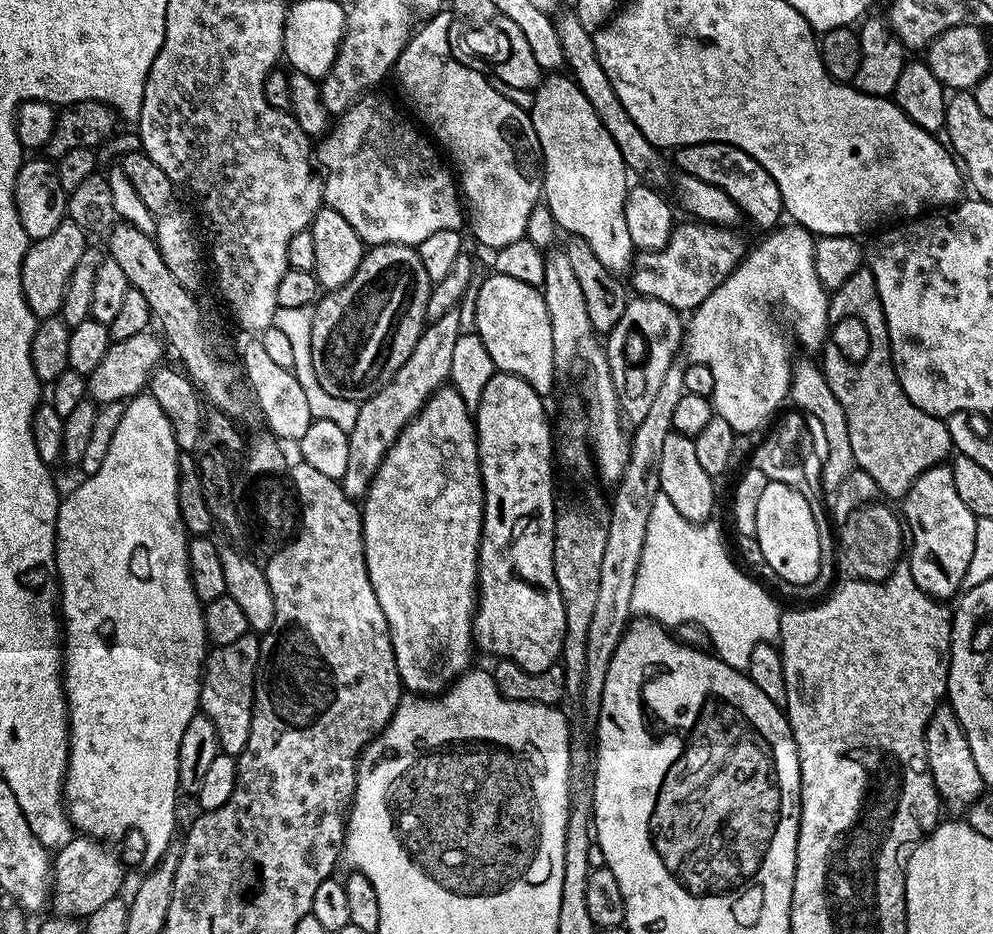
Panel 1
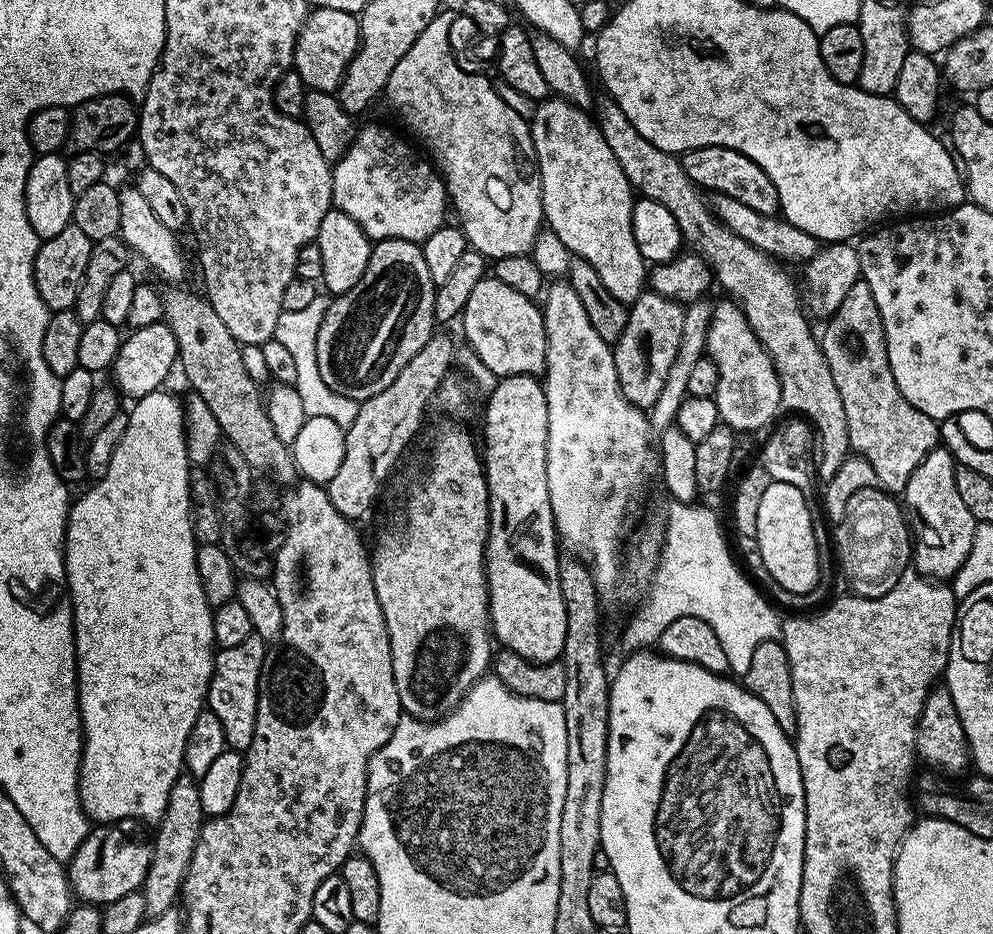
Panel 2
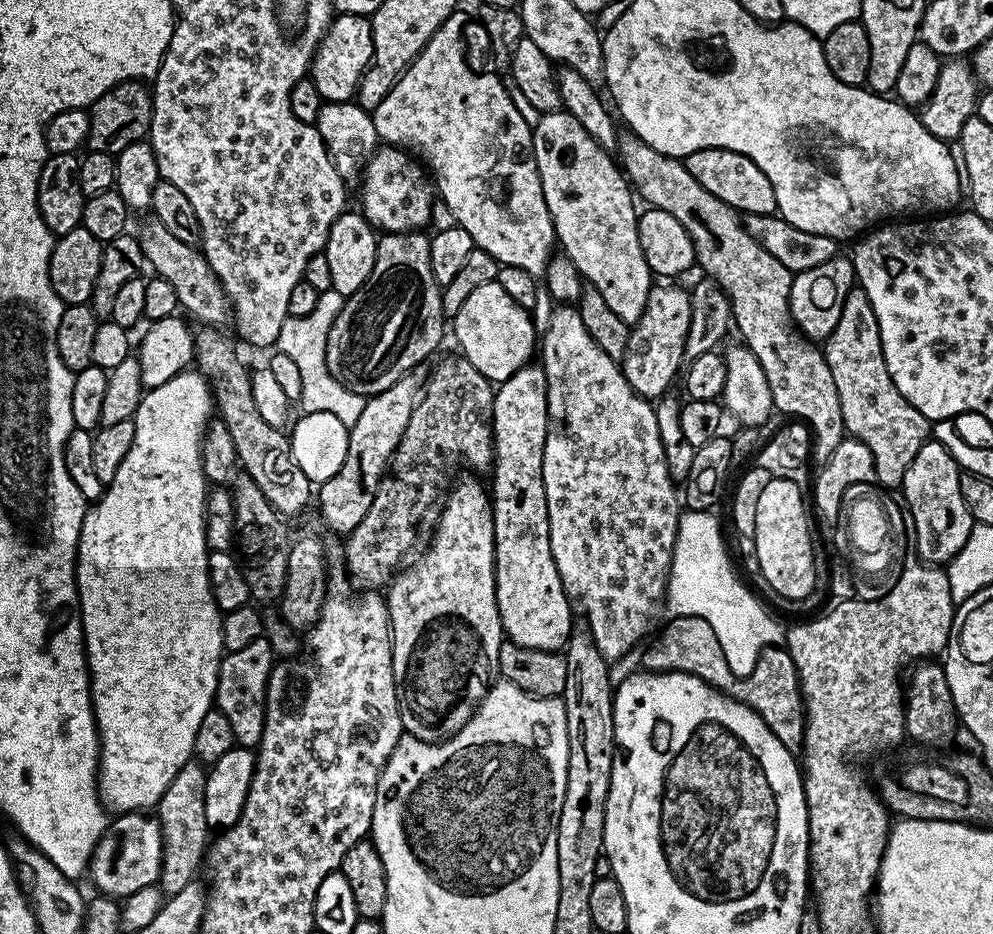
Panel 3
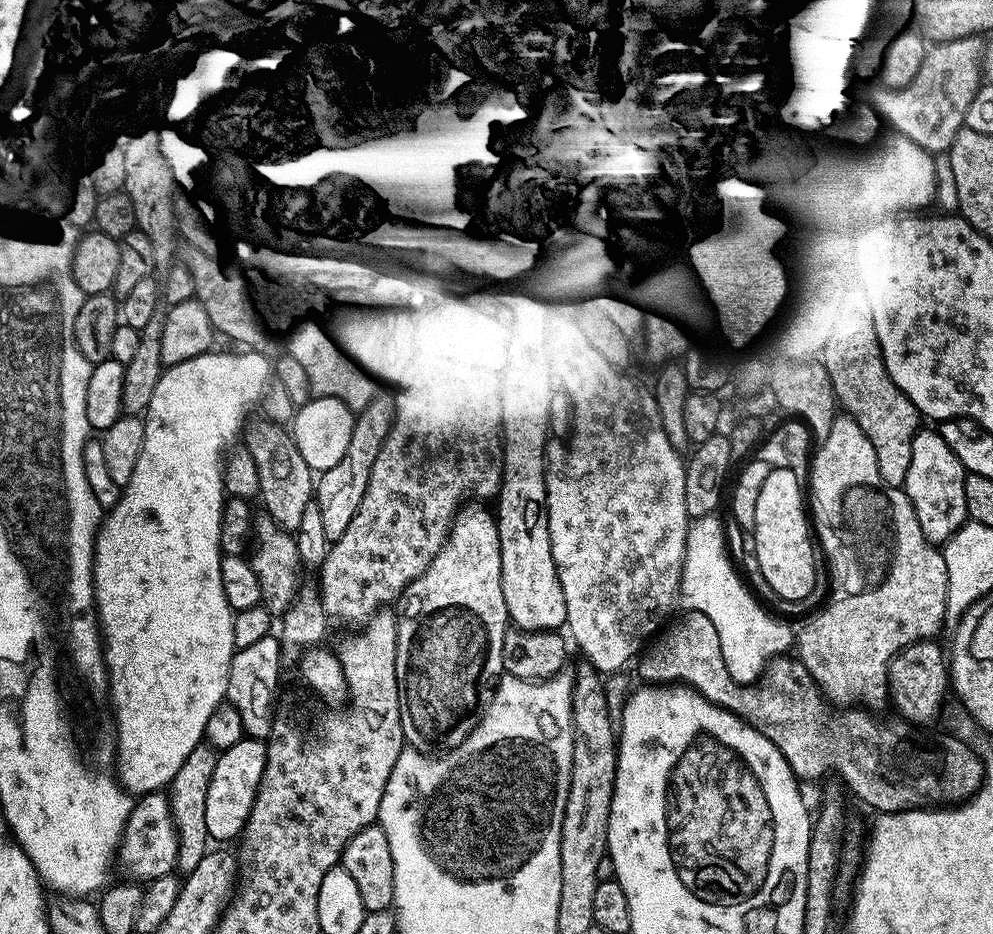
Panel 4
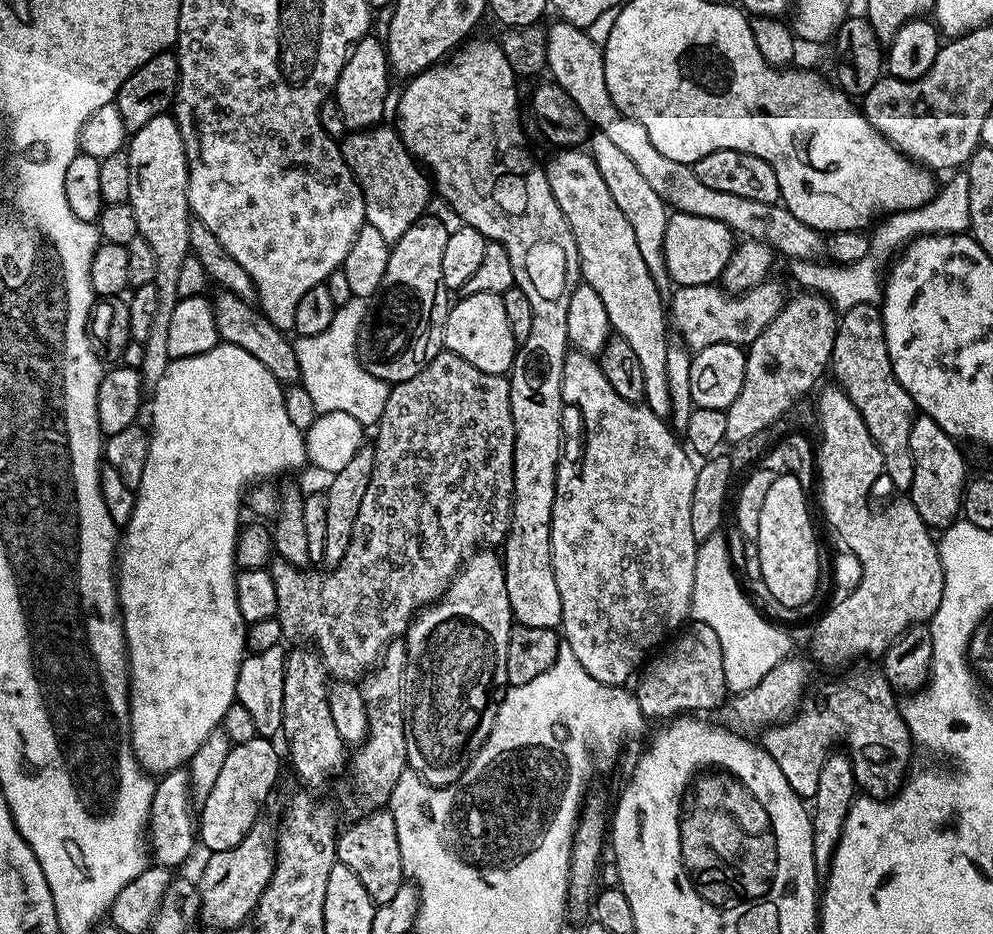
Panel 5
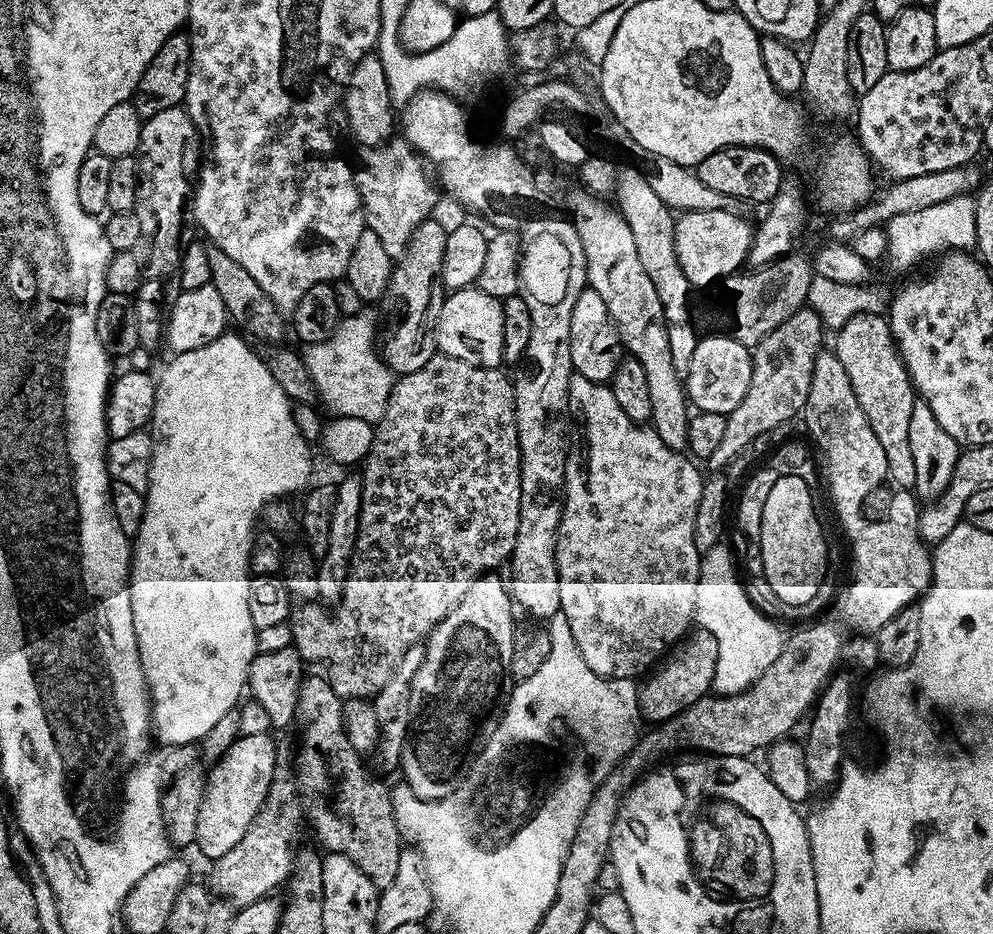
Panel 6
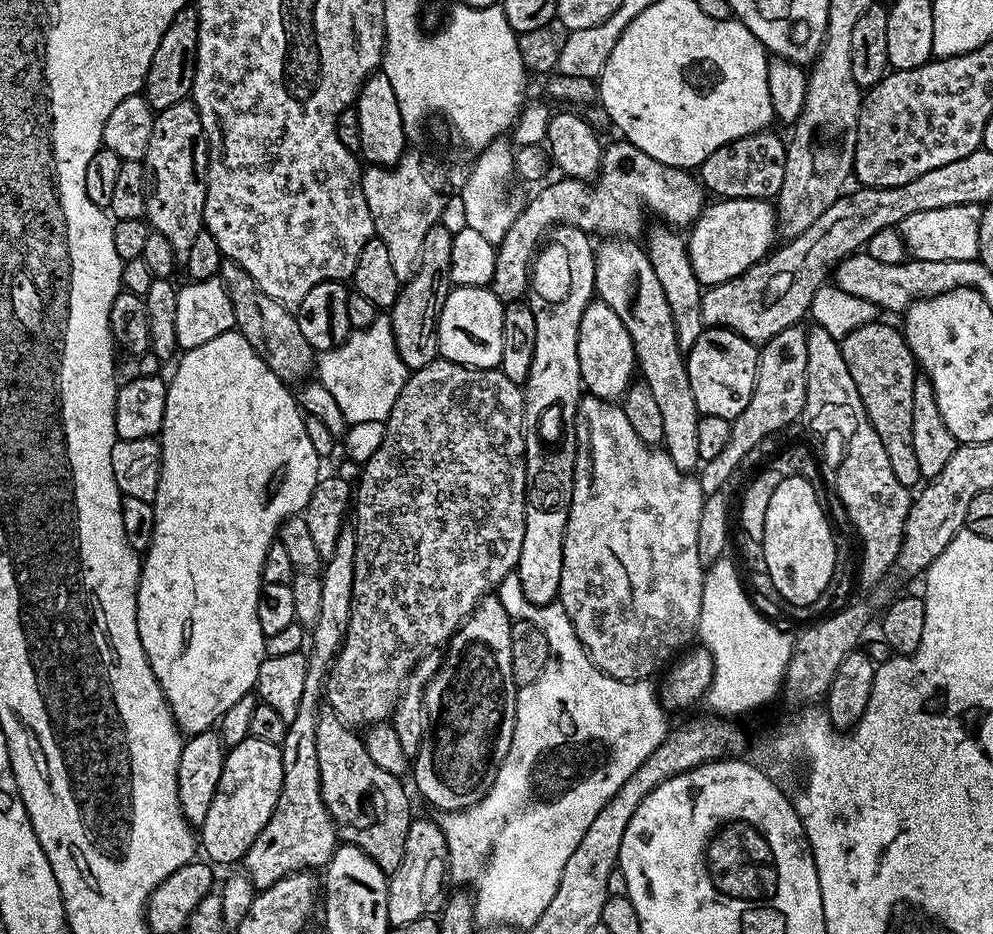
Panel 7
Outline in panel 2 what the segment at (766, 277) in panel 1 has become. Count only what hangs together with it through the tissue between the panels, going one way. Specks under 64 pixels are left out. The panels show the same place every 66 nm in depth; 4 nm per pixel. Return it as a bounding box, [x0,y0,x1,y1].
[706,298,782,434]

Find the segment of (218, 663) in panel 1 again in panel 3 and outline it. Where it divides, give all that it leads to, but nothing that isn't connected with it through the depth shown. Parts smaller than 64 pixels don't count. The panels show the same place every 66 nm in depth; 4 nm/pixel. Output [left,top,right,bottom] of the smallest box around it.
[215,638,274,749]

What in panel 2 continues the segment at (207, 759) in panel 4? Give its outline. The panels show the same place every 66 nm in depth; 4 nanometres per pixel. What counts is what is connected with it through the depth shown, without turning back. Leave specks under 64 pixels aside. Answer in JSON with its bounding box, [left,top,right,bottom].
[142,774,205,917]

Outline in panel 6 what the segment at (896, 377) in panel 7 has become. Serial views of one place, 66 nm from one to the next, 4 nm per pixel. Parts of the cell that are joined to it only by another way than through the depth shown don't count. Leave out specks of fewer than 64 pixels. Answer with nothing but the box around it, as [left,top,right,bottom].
[834,312,918,489]

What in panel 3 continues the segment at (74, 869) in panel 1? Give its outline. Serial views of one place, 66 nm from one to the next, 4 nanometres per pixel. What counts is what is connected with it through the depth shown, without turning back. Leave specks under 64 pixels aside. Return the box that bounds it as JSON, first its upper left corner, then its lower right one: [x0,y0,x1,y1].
[87,811,162,898]

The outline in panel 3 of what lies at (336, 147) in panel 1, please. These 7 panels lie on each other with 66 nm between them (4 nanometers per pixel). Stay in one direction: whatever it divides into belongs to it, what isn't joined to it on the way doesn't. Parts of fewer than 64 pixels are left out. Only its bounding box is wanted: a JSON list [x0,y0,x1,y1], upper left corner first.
[360,146,434,233]

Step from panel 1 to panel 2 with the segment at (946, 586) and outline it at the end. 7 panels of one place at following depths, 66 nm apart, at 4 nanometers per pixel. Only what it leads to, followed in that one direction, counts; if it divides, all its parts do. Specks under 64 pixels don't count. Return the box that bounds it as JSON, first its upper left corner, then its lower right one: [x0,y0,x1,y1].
[902,446,976,582]

